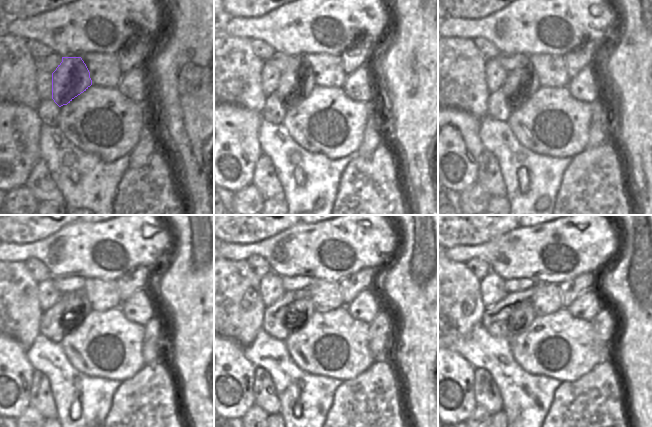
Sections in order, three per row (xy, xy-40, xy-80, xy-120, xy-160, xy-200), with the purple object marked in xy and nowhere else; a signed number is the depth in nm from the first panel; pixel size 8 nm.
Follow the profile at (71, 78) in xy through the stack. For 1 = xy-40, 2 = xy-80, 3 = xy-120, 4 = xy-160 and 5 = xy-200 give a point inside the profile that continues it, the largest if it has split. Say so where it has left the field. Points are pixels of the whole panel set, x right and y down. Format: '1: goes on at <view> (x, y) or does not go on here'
1: goes on at xy-40 (297, 82)
2: goes on at xy-80 (520, 84)
3: goes on at xy-120 (76, 306)
4: goes on at xy-160 (297, 314)
5: goes on at xy-200 (521, 318)

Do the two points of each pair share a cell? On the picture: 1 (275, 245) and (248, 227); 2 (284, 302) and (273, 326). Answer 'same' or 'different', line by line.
1: different
2: same

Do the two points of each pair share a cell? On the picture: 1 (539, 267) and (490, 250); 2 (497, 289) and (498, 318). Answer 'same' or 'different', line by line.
1: same
2: different

